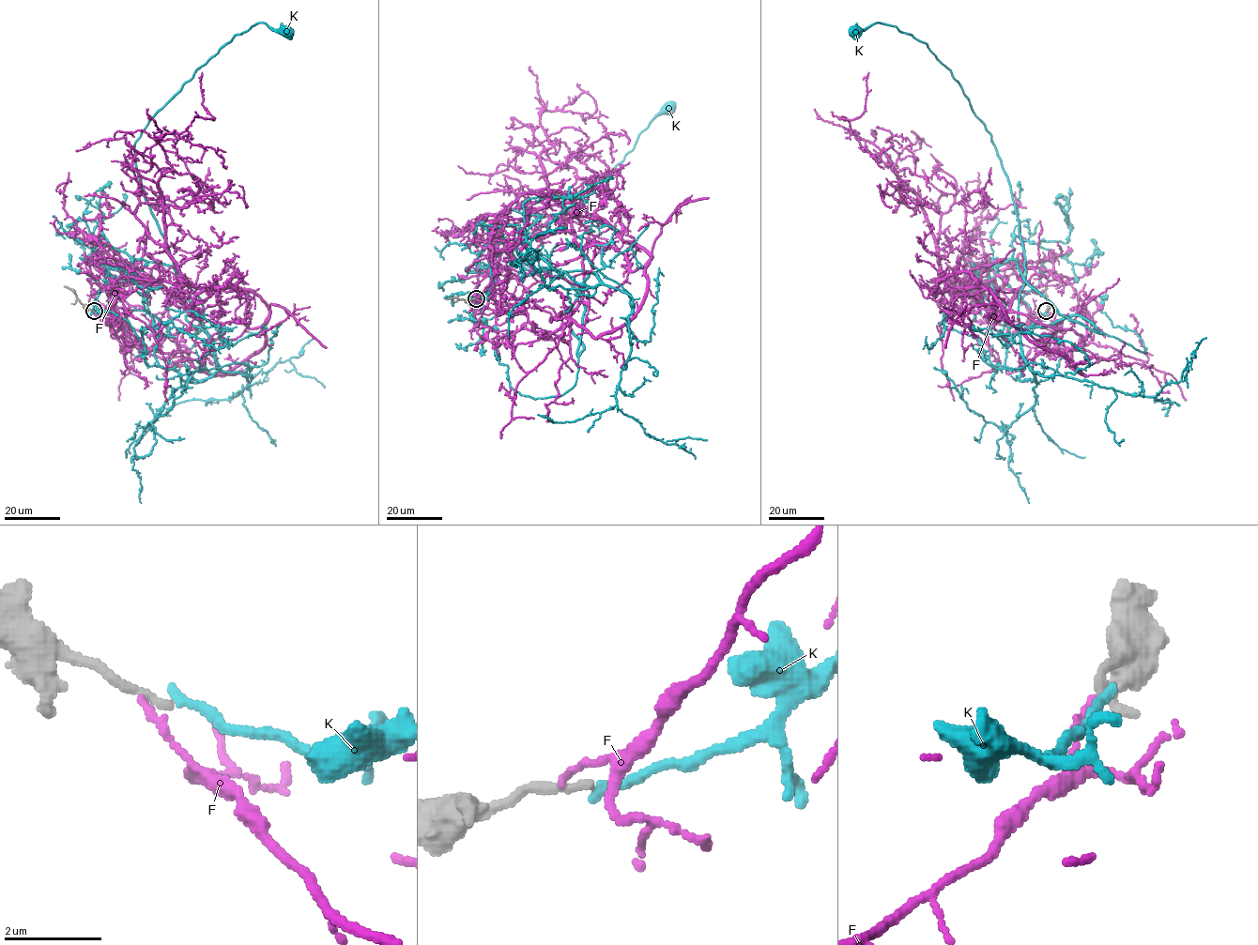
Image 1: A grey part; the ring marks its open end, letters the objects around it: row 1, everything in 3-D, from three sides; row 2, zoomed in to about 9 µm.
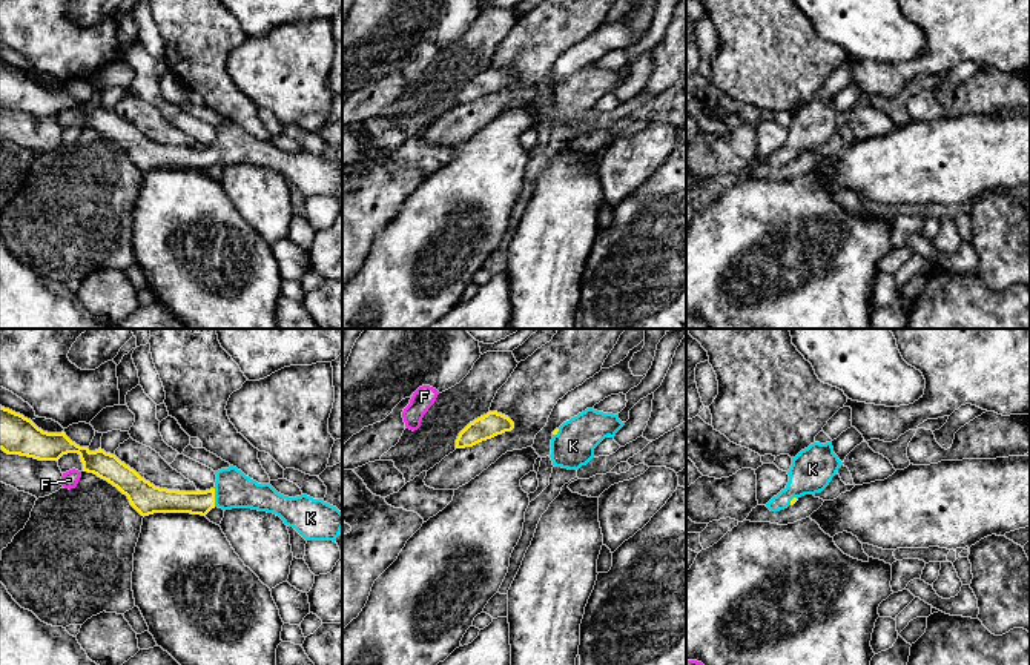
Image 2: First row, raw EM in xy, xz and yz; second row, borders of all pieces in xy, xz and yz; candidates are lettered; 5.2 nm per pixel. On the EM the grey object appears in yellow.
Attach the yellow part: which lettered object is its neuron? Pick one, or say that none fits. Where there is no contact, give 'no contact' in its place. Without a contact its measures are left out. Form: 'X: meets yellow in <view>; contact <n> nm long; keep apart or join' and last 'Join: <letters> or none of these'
F: no contact; keep apart
K: meets yellow in xy; contact 100 nm long; join
Join: K

